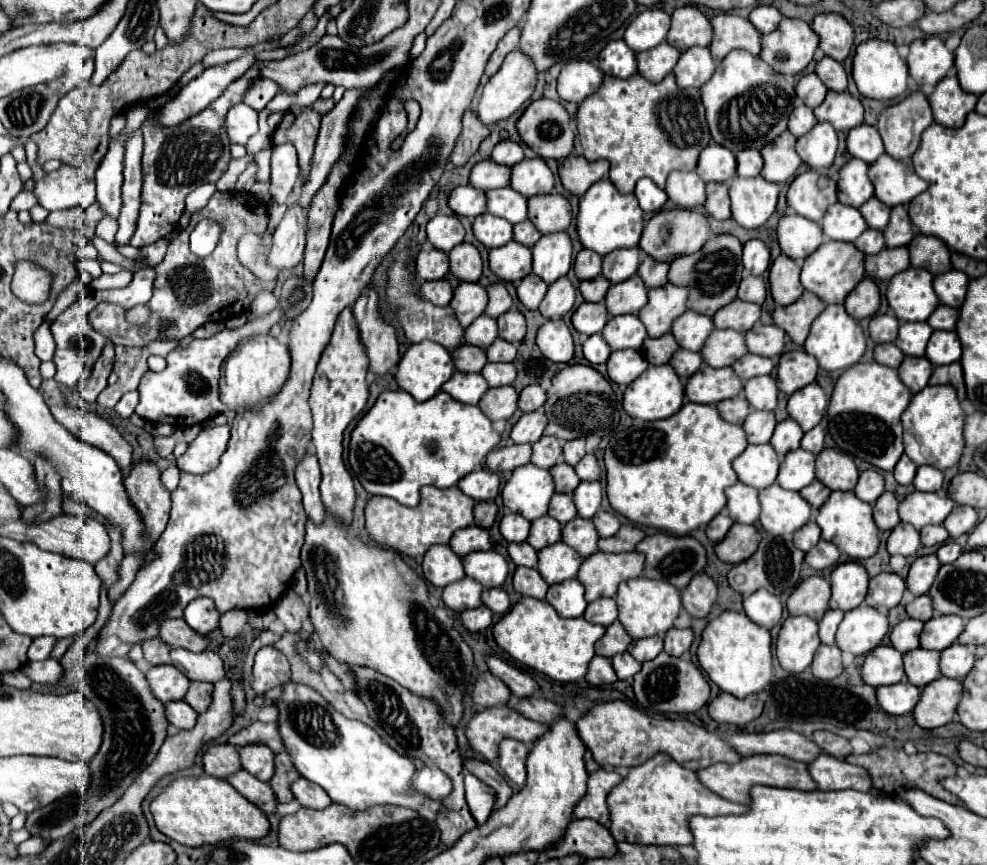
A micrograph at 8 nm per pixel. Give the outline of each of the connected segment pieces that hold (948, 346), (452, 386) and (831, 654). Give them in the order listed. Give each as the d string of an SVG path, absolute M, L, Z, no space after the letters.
M935 330L933 332L933 338L929 338L925 356L935 366L943 366L943 364L957 362L961 358L961 342L959 342L957 334L953 330L951 332Z
M455 372L453 378L449 378L449 382L445 382L443 386L443 390L461 404L477 404L487 388L489 384L481 374L463 374L463 372Z
M821 644L817 648L817 654L815 654L815 660L811 664L811 672L817 680L833 680L837 678L841 672L843 672L843 664L841 664L841 650L833 644L833 646L827 646L827 644Z

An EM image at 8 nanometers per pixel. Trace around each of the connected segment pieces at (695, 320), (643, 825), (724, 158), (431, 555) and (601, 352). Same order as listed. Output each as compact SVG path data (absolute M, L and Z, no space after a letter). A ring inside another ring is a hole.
M691 310L681 314L679 318L675 318L673 326L671 326L671 334L675 336L677 344L691 352L701 350L701 346L711 330L713 330L713 320L709 316L703 316L703 314L691 312Z
M655 754L651 760L647 760L641 766L635 766L629 770L629 776L611 790L609 798L609 812L611 812L611 834L617 842L633 842L633 844L645 844L645 846L685 846L693 844L693 834L689 830L689 818L701 814L701 816L721 816L721 814L745 814L749 812L749 806L729 802L717 794L713 794L707 786L703 786L695 772L679 766L673 758L667 754Z
M709 144L697 164L697 174L703 182L727 182L735 176L735 156L731 150L719 144Z
M431 546L423 558L423 576L439 588L457 582L465 576L461 558L449 546Z
M601 334L589 336L589 338L585 340L585 344L583 344L583 356L585 356L587 362L591 362L593 366L607 362L609 354L611 354L611 348L607 346L607 342L603 340Z

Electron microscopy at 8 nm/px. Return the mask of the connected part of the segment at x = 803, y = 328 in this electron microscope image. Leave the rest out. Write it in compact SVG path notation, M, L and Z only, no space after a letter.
M803 292L801 298L789 306L777 306L773 310L773 324L785 330L785 334L795 342L803 344L813 320L823 312L825 304L813 294Z

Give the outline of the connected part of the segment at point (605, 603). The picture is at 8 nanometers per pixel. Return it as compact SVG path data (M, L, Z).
M597 598L587 606L583 618L593 624L609 626L613 620L617 620L617 604L613 598Z

